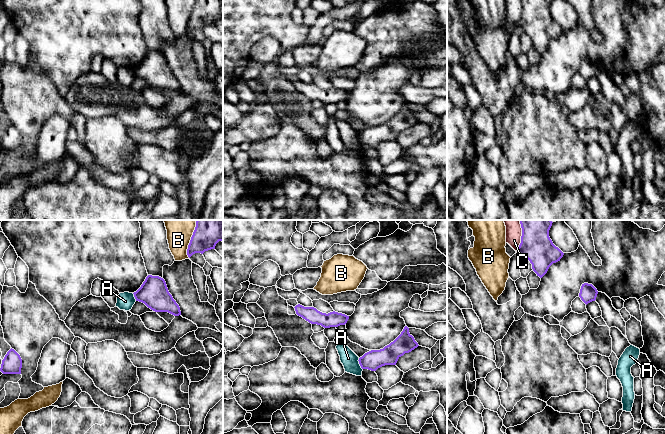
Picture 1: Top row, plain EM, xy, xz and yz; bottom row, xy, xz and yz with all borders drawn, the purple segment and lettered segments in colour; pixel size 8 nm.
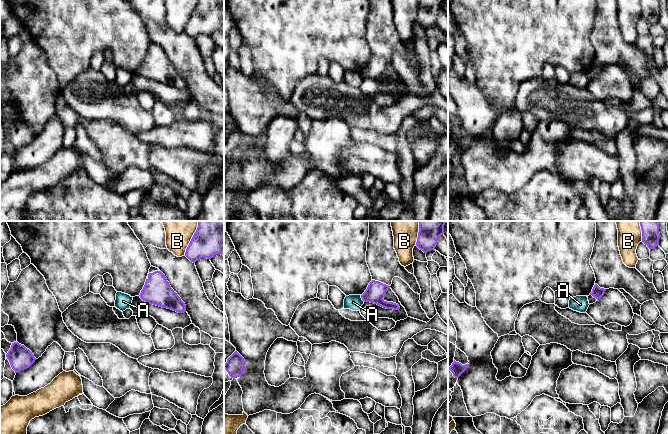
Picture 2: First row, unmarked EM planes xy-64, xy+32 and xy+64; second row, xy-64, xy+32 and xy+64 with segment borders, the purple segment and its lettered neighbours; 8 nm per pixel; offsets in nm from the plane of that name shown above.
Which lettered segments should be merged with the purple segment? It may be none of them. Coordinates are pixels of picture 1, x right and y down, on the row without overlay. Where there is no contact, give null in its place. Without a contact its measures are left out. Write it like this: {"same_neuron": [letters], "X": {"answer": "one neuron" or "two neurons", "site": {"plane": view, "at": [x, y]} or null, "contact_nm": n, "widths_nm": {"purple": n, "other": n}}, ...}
{"same_neuron": [], "A": {"answer": "two neurons", "site": {"plane": "xz", "at": [359, 139]}, "contact_nm": 100, "widths_nm": {"purple": 160, "other": 140}}, "B": {"answer": "two neurons", "site": {"plane": "xy", "at": [190, 17]}, "contact_nm": 280, "widths_nm": {"purple": 200, "other": 190}}, "C": {"answer": "two neurons", "site": {"plane": "yz", "at": [521, 14]}, "contact_nm": 240, "widths_nm": {"purple": 260, "other": 130}}}

